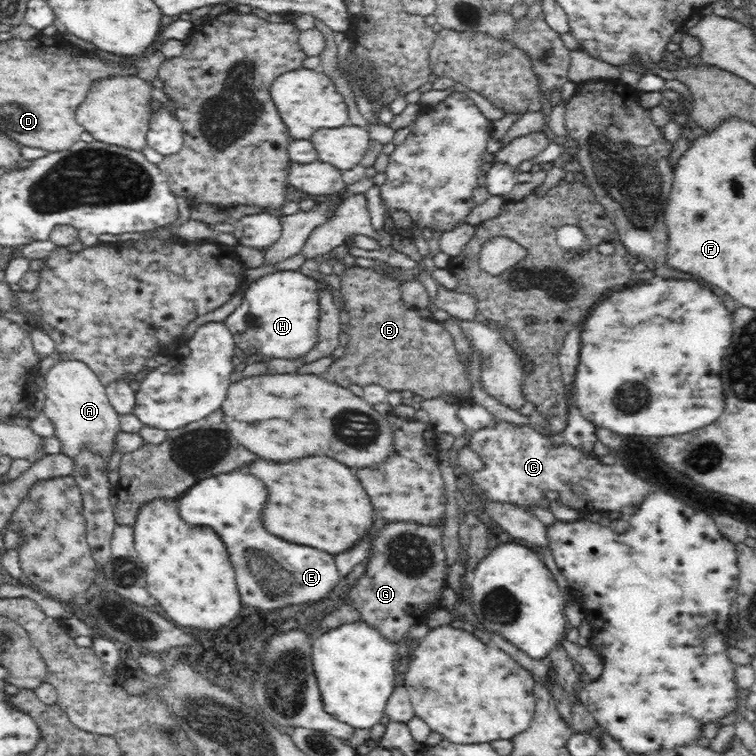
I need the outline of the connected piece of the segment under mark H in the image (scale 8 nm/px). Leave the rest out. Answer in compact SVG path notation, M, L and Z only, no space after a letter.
M276 270L253 281L241 299L240 306L224 323L234 336L234 343L248 355L274 356L274 358L300 358L318 342L318 281L297 270Z

